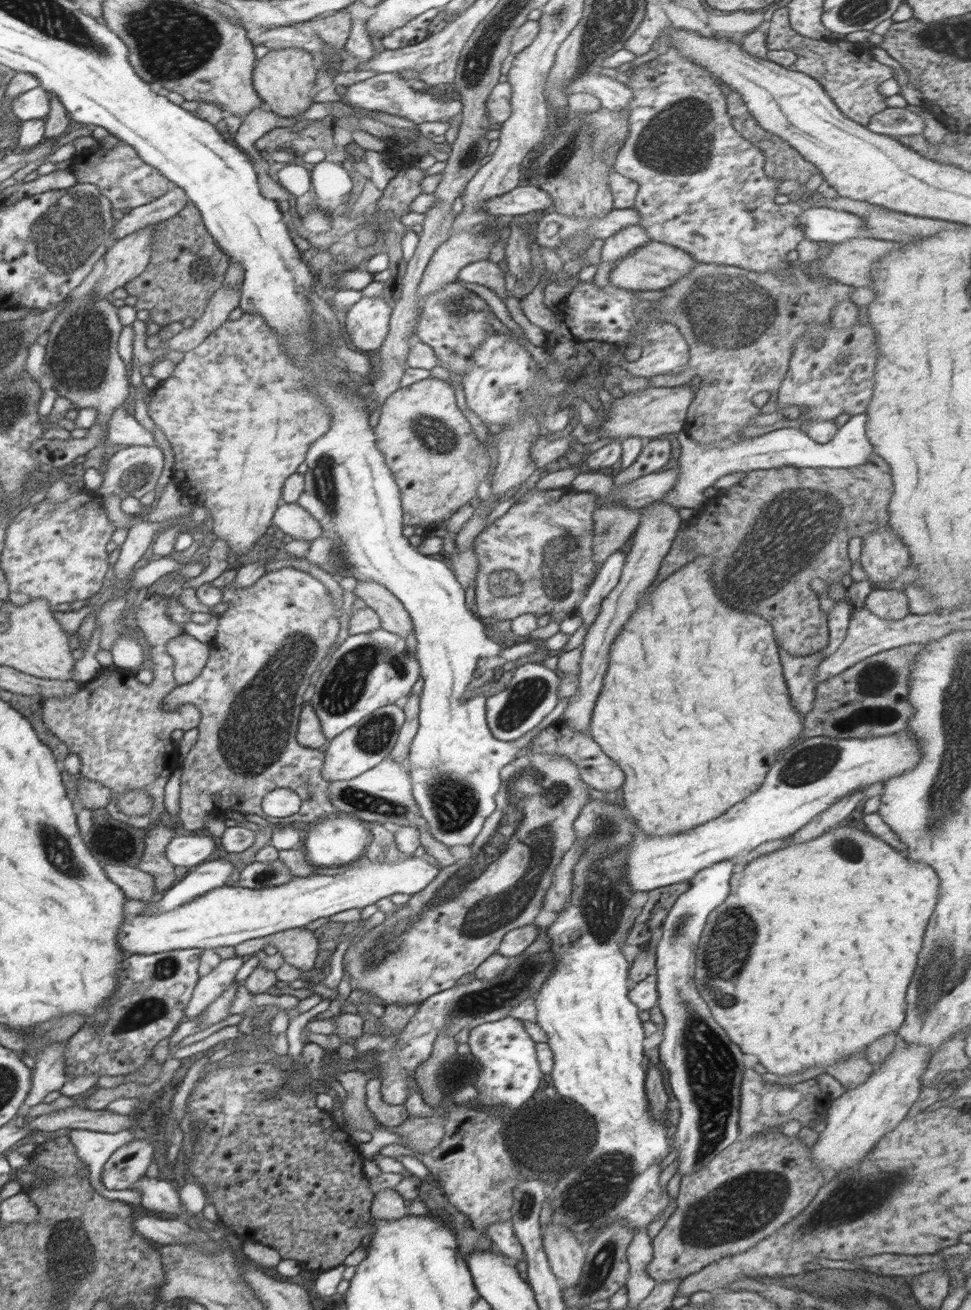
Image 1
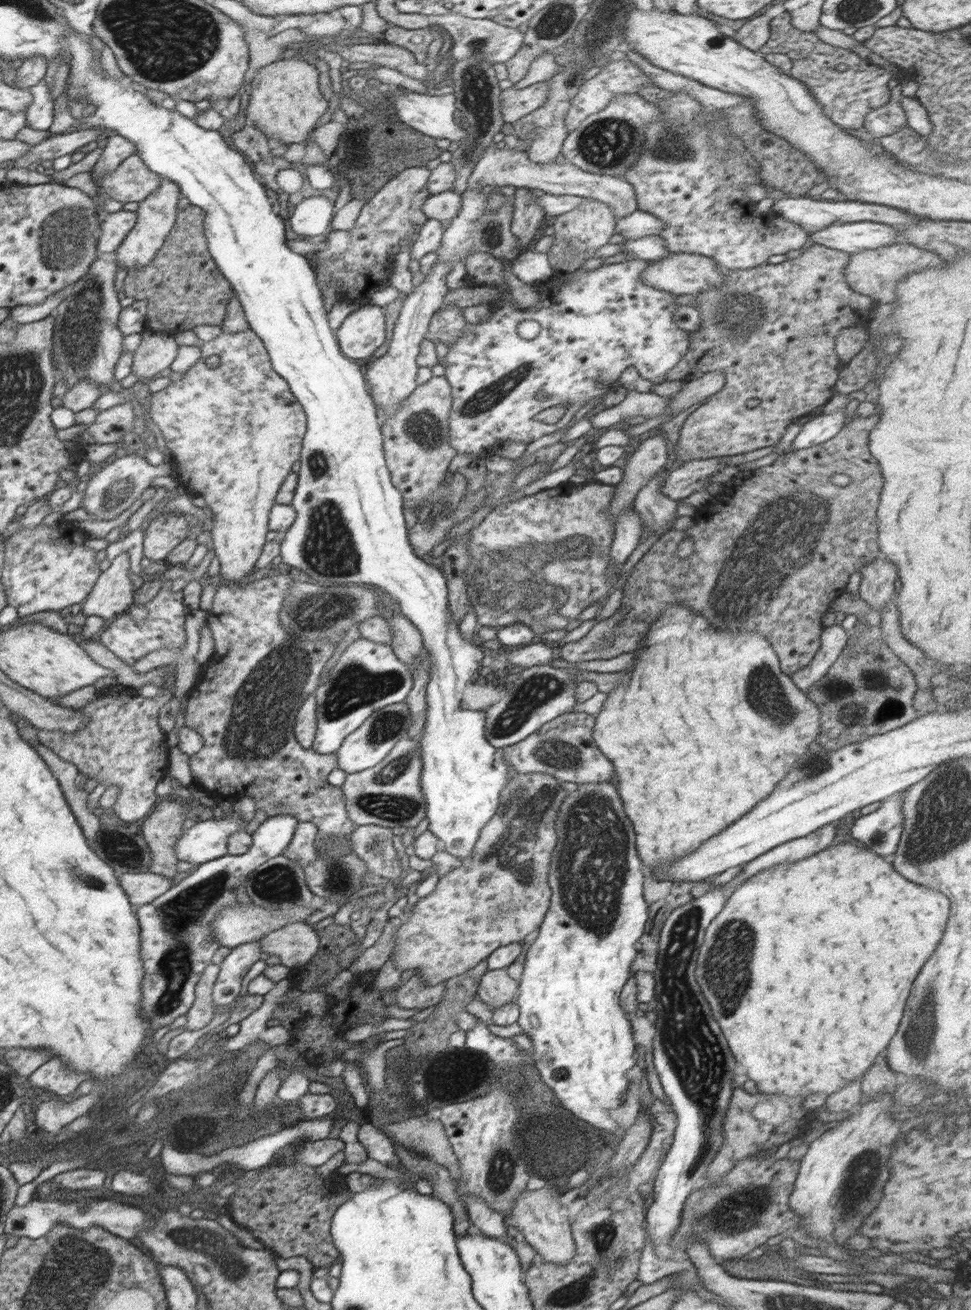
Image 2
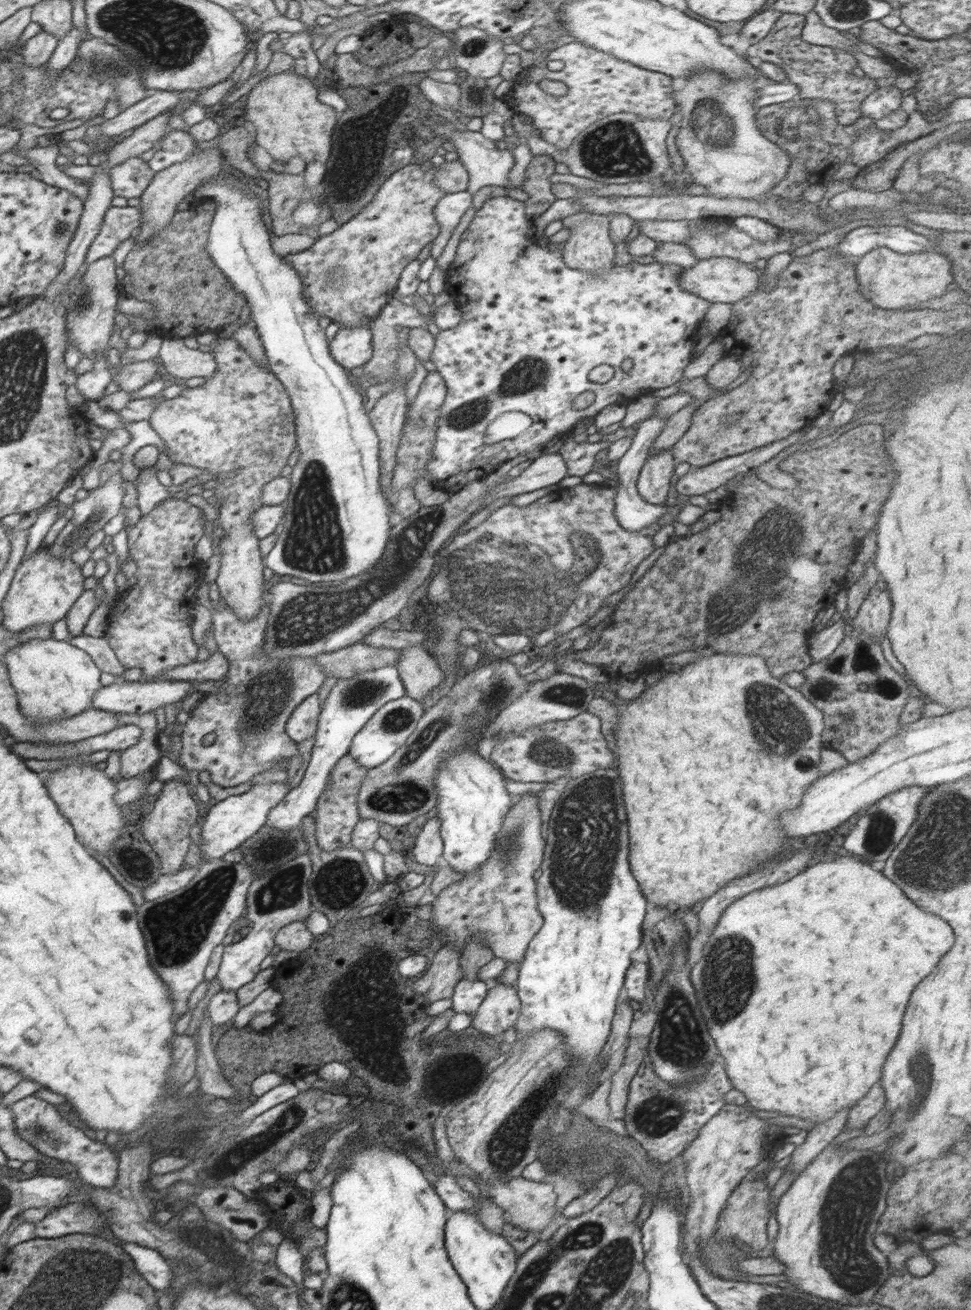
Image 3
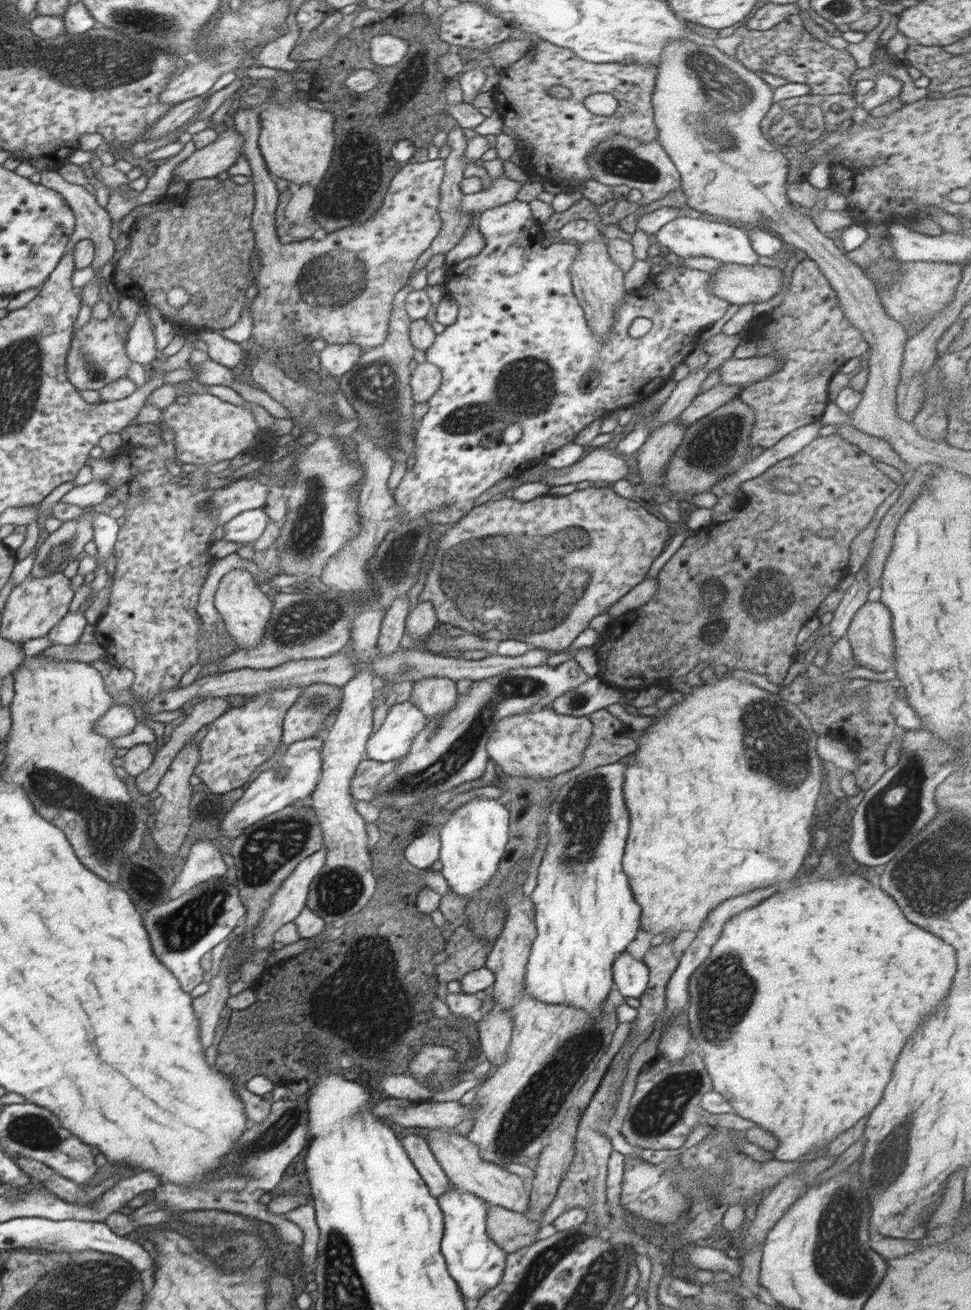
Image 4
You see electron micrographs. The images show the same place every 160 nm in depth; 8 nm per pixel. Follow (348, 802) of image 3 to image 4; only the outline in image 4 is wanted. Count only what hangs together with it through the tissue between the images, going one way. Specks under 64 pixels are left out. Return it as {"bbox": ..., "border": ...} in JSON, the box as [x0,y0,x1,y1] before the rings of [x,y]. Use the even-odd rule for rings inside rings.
{"bbox":[350,758,398,801],"border":[[[368,758],[364,759],[356,767],[356,772],[352,777],[350,792],[353,801],[373,800],[377,796],[377,786],[381,780],[393,772],[398,763],[398,760],[383,763]]]}

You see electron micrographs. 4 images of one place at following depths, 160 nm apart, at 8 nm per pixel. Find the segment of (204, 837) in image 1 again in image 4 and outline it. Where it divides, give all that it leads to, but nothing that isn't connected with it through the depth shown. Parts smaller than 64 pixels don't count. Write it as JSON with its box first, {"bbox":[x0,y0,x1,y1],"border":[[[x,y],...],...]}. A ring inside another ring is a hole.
{"bbox":[221,739,324,838],"border":[[[307,739],[290,744],[282,758],[269,770],[260,773],[247,789],[242,789],[240,797],[232,805],[228,814],[222,820],[221,828],[224,836],[236,838],[251,824],[261,821],[266,815],[283,813],[283,808],[301,798],[311,796],[319,783],[323,765],[324,739]]]}

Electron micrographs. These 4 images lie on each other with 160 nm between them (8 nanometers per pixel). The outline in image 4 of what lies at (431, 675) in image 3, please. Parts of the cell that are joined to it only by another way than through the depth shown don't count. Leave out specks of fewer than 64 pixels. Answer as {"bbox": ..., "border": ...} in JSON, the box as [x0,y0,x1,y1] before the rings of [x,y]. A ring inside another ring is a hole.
{"bbox":[409,677,459,718],"border":[[[422,677],[413,681],[415,683],[409,700],[418,705],[427,718],[438,714],[442,717],[456,704],[459,694],[454,680],[446,677]]]}

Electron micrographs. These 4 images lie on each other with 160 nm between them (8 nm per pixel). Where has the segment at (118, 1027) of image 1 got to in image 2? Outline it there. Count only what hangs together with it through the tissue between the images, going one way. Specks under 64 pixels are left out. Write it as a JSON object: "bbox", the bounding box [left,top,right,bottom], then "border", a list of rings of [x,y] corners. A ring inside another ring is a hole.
{"bbox":[28,814,299,1097],"border":[[[278,814],[276,816],[268,817],[260,826],[258,829],[252,834],[253,835],[253,843],[251,844],[251,847],[244,853],[241,854],[239,857],[234,857],[230,855],[224,855],[221,856],[218,859],[214,859],[208,862],[205,862],[204,864],[201,864],[188,876],[187,878],[184,878],[181,880],[180,878],[176,879],[176,883],[172,885],[172,888],[168,890],[168,892],[165,892],[162,894],[162,896],[159,896],[158,898],[155,898],[152,902],[149,902],[148,904],[143,904],[135,908],[136,916],[138,917],[138,922],[141,928],[140,931],[140,940],[141,940],[141,949],[140,949],[140,956],[143,960],[143,967],[144,967],[144,974],[143,974],[143,982],[141,982],[141,995],[143,996],[143,999],[141,1000],[141,1015],[144,1019],[148,1019],[150,1023],[149,1028],[149,1034],[147,1034],[147,1038],[145,1038],[145,1042],[143,1042],[143,1046],[141,1046],[141,1054],[139,1055],[139,1058],[137,1058],[137,1062],[134,1063],[134,1065],[130,1066],[136,1066],[136,1064],[143,1064],[146,1063],[146,1054],[144,1054],[142,1051],[146,1047],[148,1043],[151,1043],[153,1041],[152,1035],[154,1032],[156,1032],[159,1028],[163,1026],[168,1026],[174,1022],[175,1018],[178,1018],[178,1016],[182,1016],[183,1014],[186,1015],[187,1012],[190,1010],[191,1005],[195,1001],[195,986],[196,983],[200,980],[200,977],[203,975],[204,969],[212,962],[212,956],[214,956],[214,952],[216,952],[216,949],[221,946],[221,944],[213,937],[213,934],[211,933],[211,922],[216,918],[217,912],[221,911],[221,908],[228,908],[229,904],[234,904],[236,901],[236,890],[237,888],[248,879],[248,875],[252,875],[254,873],[254,870],[258,869],[258,867],[261,864],[264,864],[267,860],[270,860],[272,858],[276,858],[277,856],[280,856],[283,854],[283,851],[287,848],[287,846],[290,844],[290,841],[292,840],[292,837],[294,836],[294,833],[296,831],[297,825],[299,824],[298,818],[296,818],[294,815],[291,814]],[[54,1056],[28,1078],[28,1086],[44,1088],[44,1091],[53,1092],[62,1097],[74,1093],[88,1078],[92,1079],[90,1073],[76,1073]]]}

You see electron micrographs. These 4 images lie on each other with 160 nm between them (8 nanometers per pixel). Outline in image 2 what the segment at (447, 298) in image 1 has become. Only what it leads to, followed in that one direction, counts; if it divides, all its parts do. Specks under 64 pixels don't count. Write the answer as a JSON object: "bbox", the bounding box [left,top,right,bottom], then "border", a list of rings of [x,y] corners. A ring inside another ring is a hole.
{"bbox":[426,305,467,346],"border":[[[447,305],[442,306],[433,314],[426,338],[432,341],[439,340],[450,346],[463,335],[463,328],[467,323],[462,315],[462,308]]]}

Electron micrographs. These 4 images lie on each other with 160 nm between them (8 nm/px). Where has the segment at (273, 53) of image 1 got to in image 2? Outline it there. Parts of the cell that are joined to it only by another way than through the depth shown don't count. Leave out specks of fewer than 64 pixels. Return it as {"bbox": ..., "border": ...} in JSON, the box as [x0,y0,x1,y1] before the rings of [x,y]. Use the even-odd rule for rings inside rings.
{"bbox":[248,58,328,145],"border":[[[280,58],[259,69],[250,82],[248,119],[268,139],[276,139],[282,145],[307,142],[316,122],[328,110],[328,101],[318,89],[318,69],[307,61],[288,58]]]}

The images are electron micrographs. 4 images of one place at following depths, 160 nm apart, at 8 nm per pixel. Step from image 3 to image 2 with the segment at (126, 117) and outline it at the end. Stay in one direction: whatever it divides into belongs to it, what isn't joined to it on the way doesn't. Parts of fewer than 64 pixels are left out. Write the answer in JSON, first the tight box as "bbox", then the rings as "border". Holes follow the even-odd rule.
{"bbox":[10,128,109,168],"border":[[[81,128],[78,132],[52,135],[44,143],[30,148],[26,155],[10,162],[11,168],[28,168],[34,162],[56,160],[62,156],[76,152],[77,149],[106,138],[109,132],[106,129]]]}

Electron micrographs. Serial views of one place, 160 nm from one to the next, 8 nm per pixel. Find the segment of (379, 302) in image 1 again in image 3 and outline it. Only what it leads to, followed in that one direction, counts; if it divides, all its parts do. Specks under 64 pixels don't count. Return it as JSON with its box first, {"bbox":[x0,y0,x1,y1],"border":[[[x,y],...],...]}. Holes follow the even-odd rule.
{"bbox":[329,324,373,369],"border":[[[368,324],[340,329],[329,342],[332,358],[346,369],[366,364],[373,355],[373,334]]]}

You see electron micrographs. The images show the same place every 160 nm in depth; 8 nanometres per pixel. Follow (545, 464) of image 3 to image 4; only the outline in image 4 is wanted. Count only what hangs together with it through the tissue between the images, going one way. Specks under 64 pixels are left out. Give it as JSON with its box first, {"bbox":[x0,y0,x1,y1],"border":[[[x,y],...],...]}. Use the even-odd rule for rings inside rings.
{"bbox":[533,447,630,486],"border":[[[597,447],[578,462],[564,468],[549,468],[533,477],[548,486],[577,484],[578,482],[609,482],[624,480],[630,474],[627,459],[612,449]]]}

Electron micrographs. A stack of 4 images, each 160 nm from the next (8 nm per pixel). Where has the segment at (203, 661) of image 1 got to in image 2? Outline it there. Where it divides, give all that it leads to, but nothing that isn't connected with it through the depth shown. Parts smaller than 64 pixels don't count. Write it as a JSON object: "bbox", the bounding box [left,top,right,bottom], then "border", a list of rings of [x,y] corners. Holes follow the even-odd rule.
{"bbox":[132,609,208,696],"border":[[[198,609],[187,616],[185,624],[186,643],[180,649],[161,649],[140,658],[132,670],[138,674],[146,674],[155,668],[171,666],[173,668],[172,683],[178,686],[178,696],[188,694],[199,675],[202,662],[196,661],[200,648],[200,629],[207,623],[208,612]]]}

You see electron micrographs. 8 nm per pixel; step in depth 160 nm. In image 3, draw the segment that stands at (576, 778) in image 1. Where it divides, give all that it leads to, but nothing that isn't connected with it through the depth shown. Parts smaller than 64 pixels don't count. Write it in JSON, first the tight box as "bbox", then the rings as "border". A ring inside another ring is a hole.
{"bbox":[431,792,544,962],"border":[[[529,792],[515,798],[513,807],[503,818],[503,827],[497,836],[495,850],[491,857],[478,869],[466,875],[458,883],[446,887],[437,897],[433,908],[431,923],[435,932],[443,930],[445,945],[456,946],[463,952],[466,942],[472,935],[484,939],[493,950],[496,958],[503,958],[506,962],[521,962],[534,935],[541,929],[543,918],[538,908],[536,896],[536,881],[534,873],[541,869],[543,861],[544,841],[541,832],[540,811],[538,808],[540,798],[537,793]]]}

